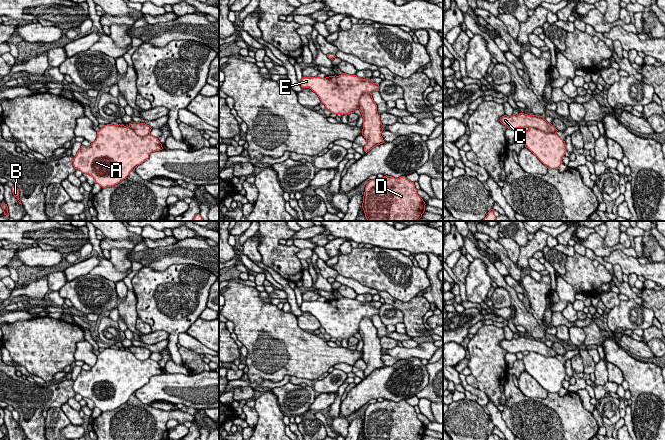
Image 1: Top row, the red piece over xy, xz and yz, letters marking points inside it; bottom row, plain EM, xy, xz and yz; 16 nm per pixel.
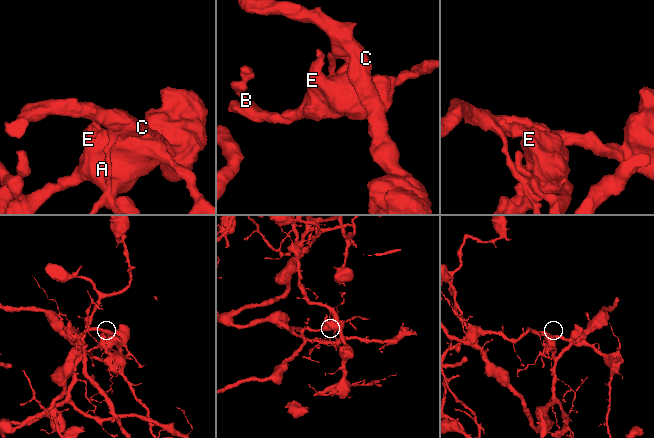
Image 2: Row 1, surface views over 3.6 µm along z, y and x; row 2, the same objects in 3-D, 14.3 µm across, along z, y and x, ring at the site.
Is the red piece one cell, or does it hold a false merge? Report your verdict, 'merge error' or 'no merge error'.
merge error

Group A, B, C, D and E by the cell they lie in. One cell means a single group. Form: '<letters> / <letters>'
A B E / C D

